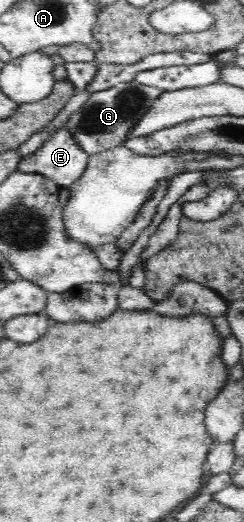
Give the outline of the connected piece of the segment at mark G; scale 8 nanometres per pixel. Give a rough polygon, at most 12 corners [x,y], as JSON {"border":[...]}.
{"border":[[137,81],[90,94],[66,124],[89,156],[124,145],[162,94]]}

